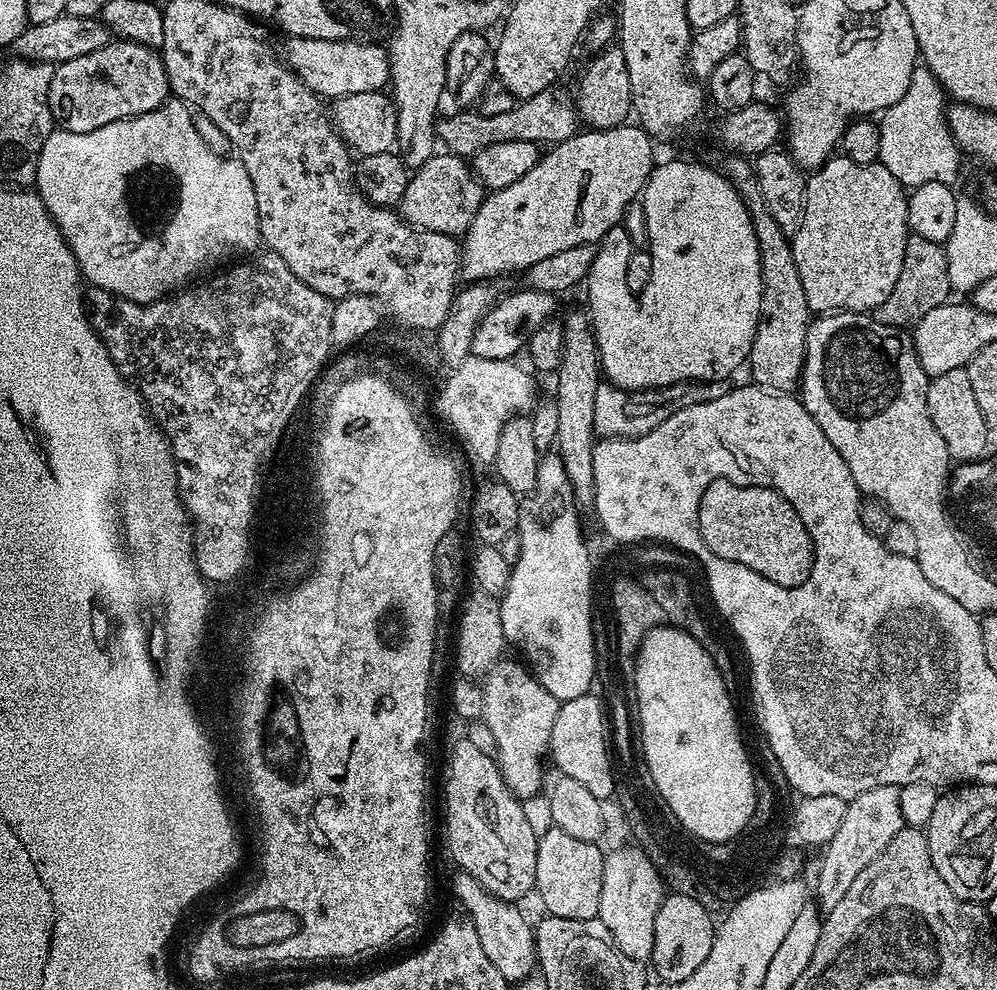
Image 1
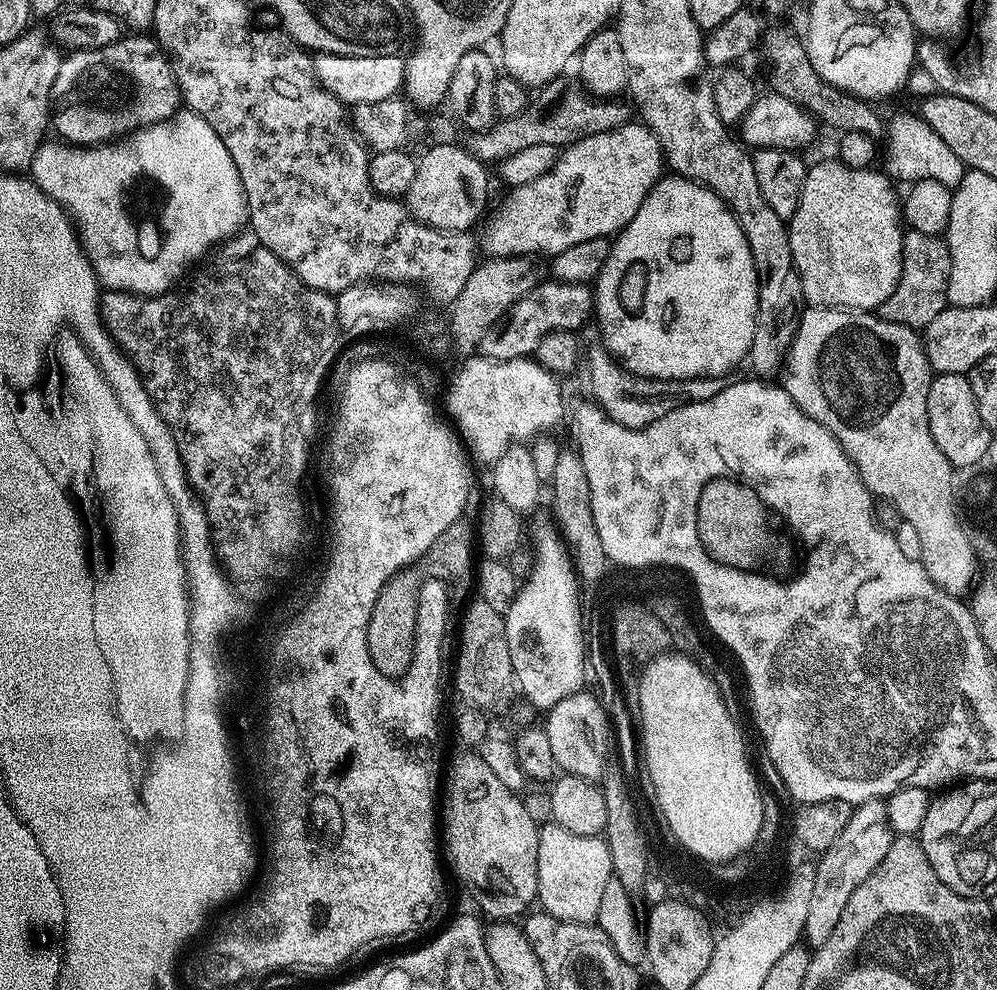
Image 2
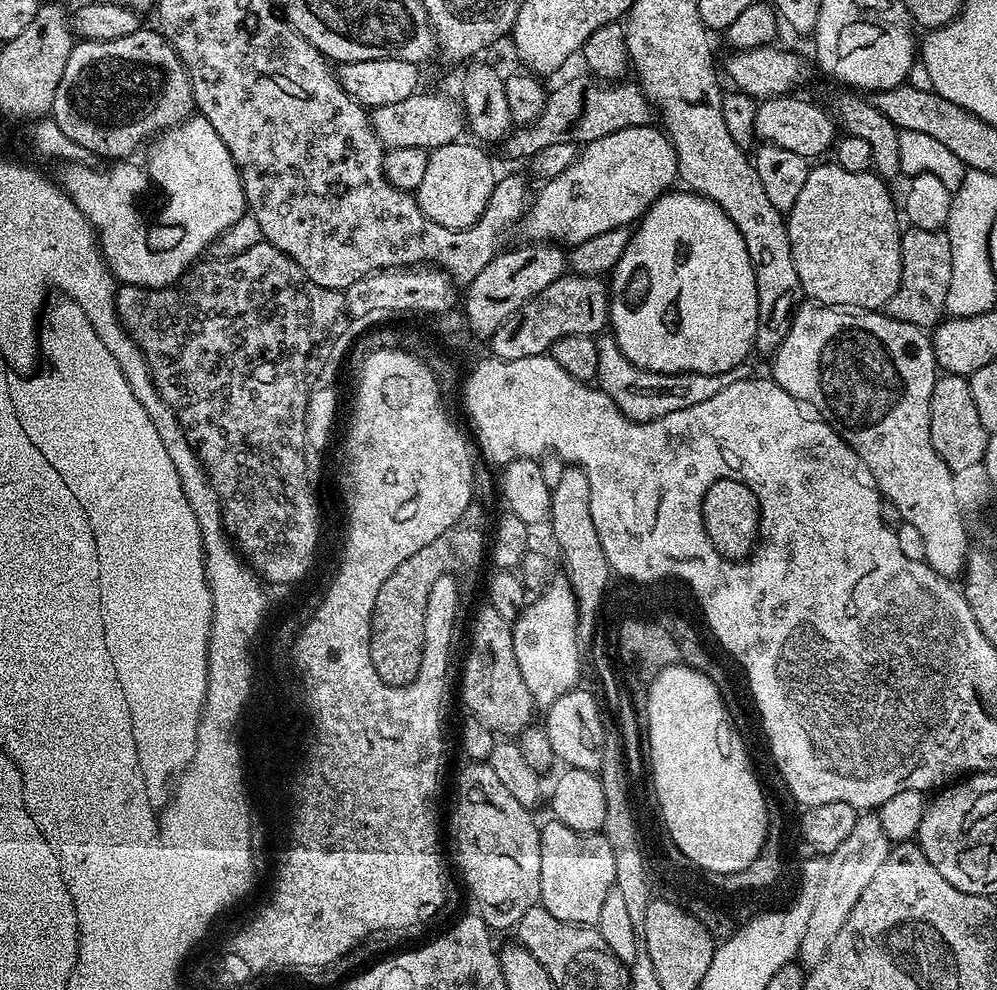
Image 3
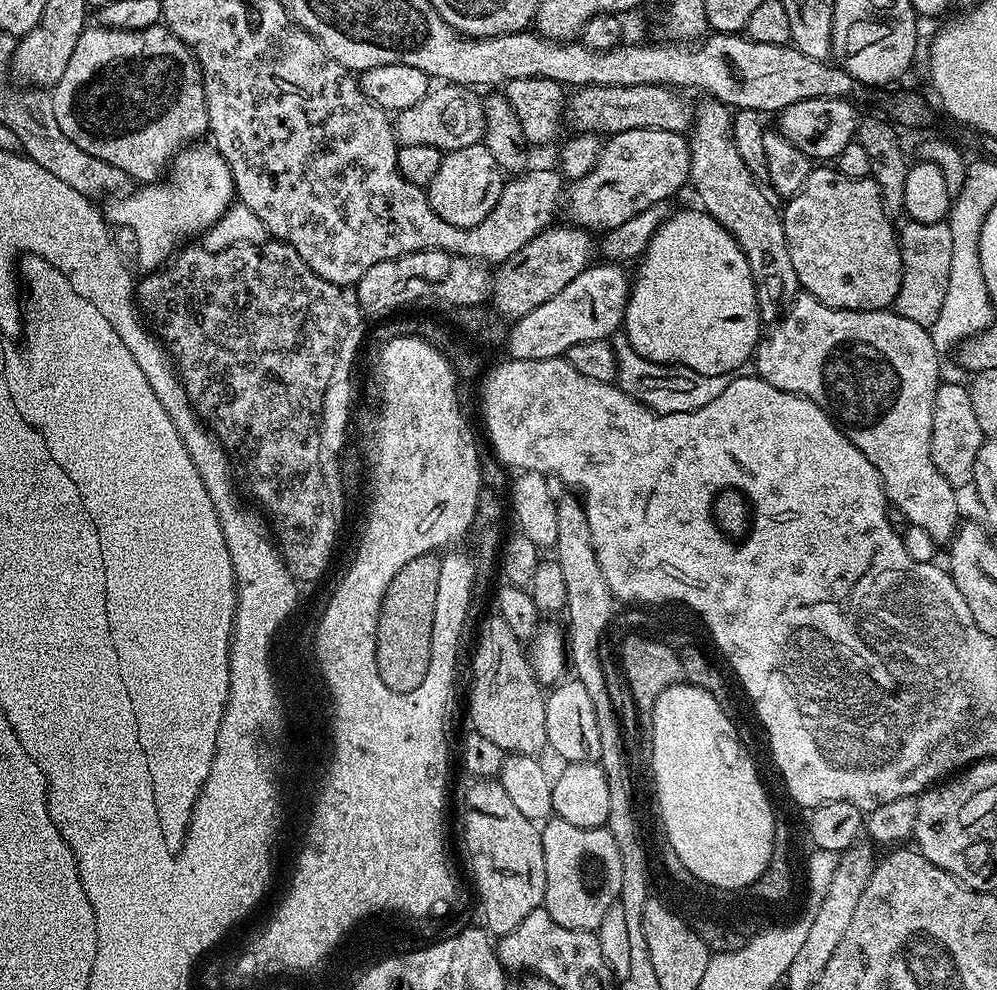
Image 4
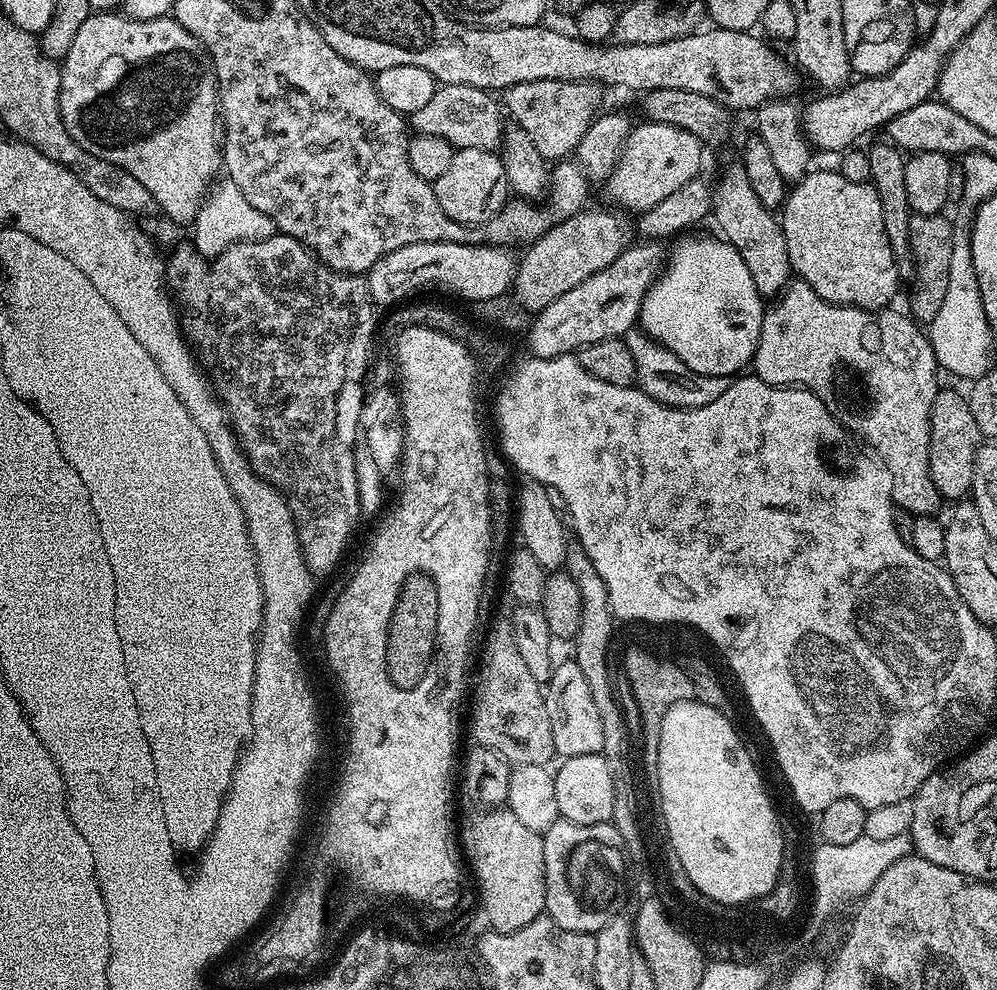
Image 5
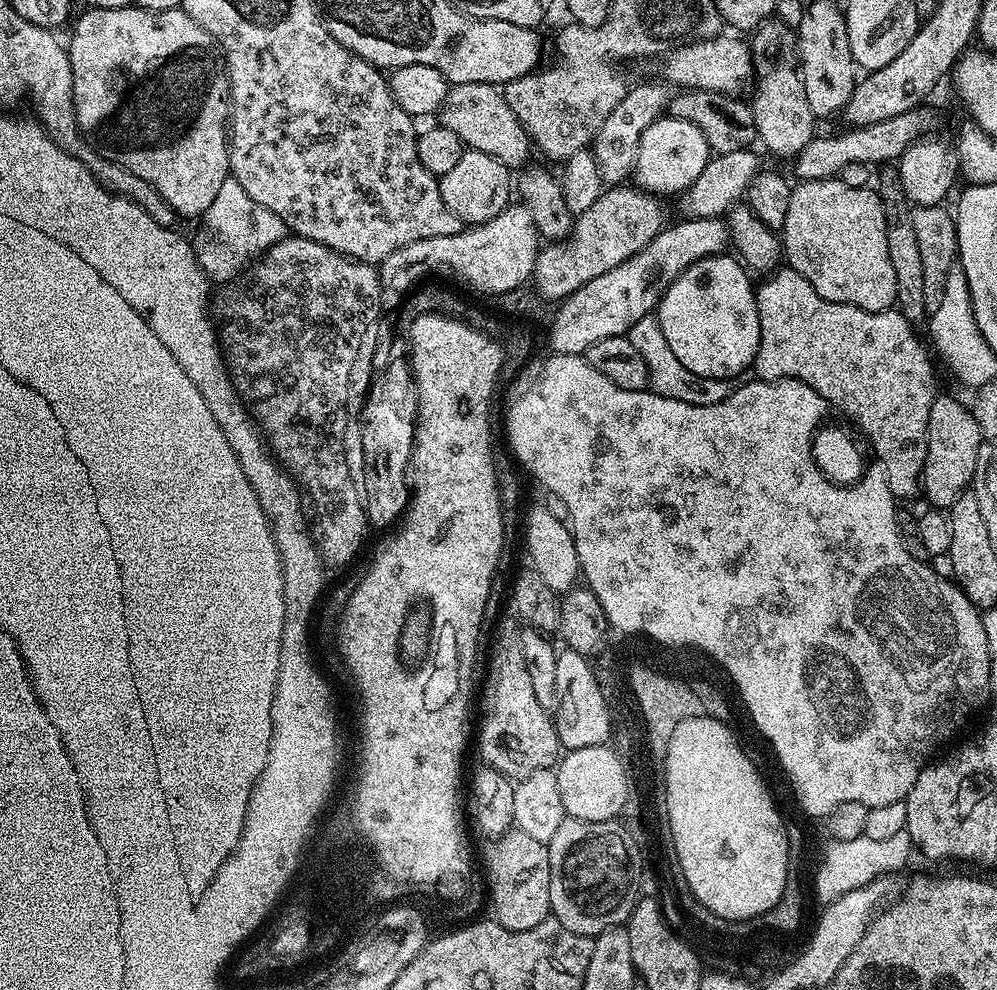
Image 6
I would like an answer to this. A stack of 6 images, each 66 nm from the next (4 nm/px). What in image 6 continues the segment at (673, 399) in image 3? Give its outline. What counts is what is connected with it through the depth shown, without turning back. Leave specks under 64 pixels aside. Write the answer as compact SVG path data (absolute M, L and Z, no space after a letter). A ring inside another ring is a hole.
M649 314L644 316L631 327L627 332L627 338L634 346L642 358L646 359L649 374L649 387L651 391L658 393L660 396L666 396L674 401L686 402L687 405L716 405L724 401L732 392L734 384L732 380L706 378L705 376L694 374L686 366L679 362L675 357L666 336L662 334L660 321L655 315Z

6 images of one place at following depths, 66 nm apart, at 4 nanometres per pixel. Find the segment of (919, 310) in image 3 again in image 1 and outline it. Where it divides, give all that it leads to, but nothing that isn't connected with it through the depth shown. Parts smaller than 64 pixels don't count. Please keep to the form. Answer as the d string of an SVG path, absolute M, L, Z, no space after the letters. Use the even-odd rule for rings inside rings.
M909 235L906 254L902 258L902 274L898 274L898 282L894 282L894 290L890 290L886 302L874 309L874 315L878 322L886 326L908 330L926 314L930 314L934 306L949 303L952 295L950 274L946 274L944 246L930 242L927 238Z

